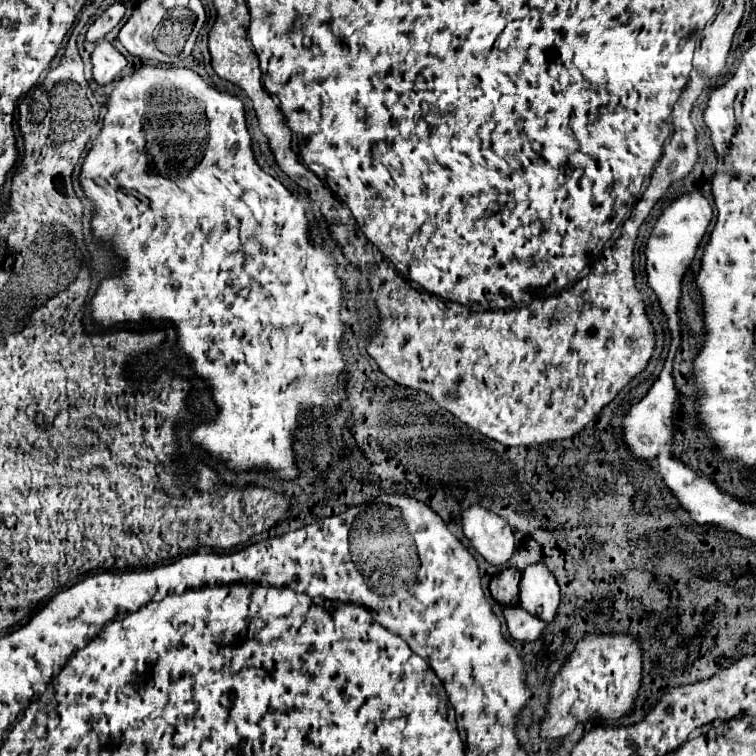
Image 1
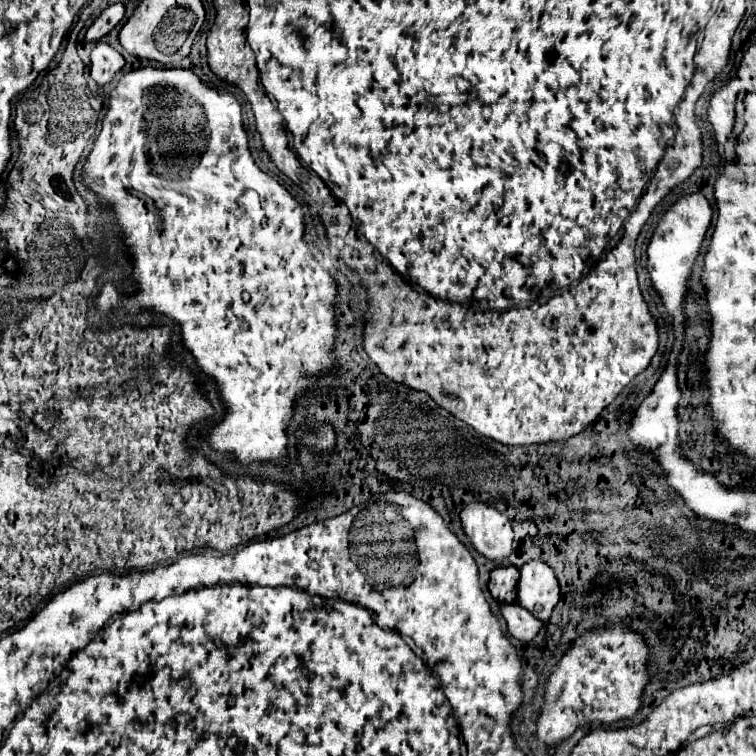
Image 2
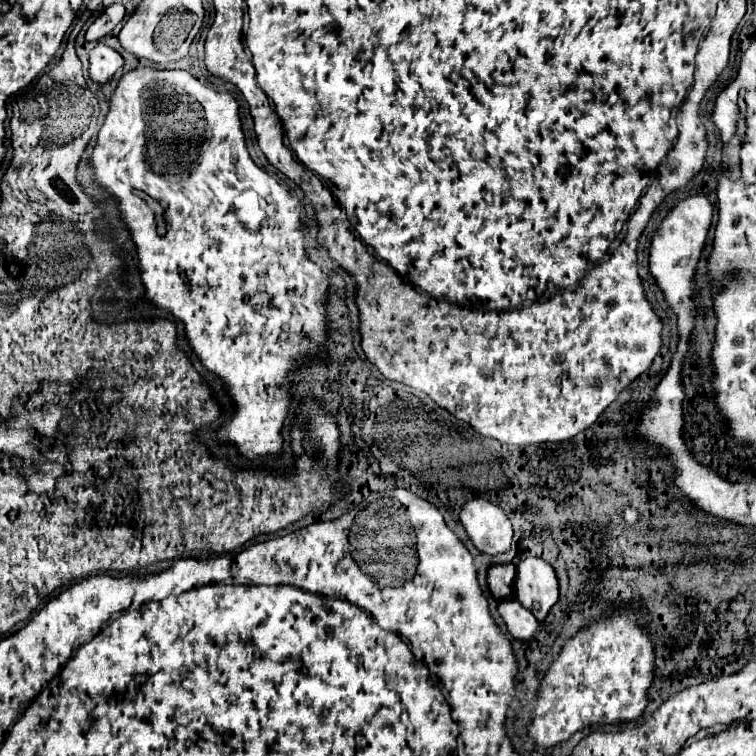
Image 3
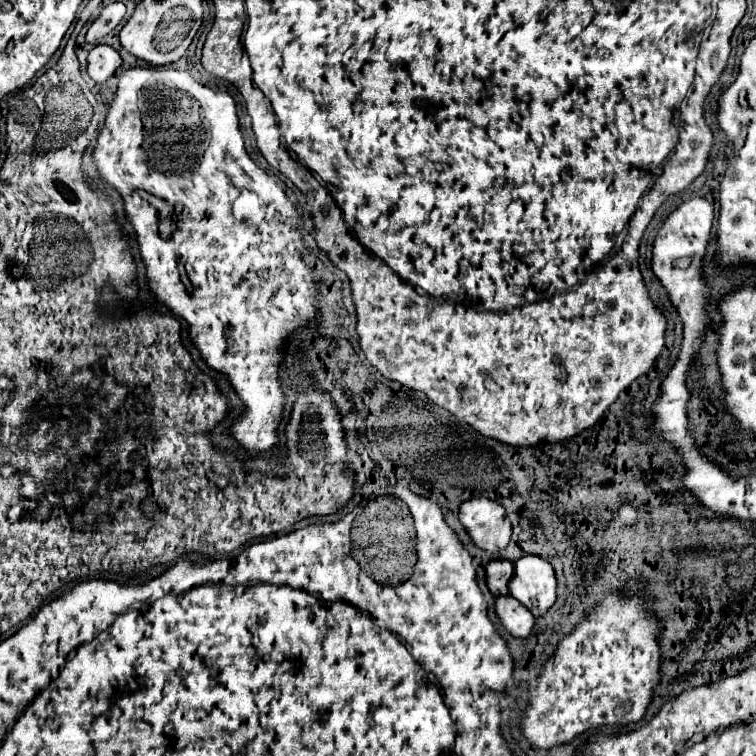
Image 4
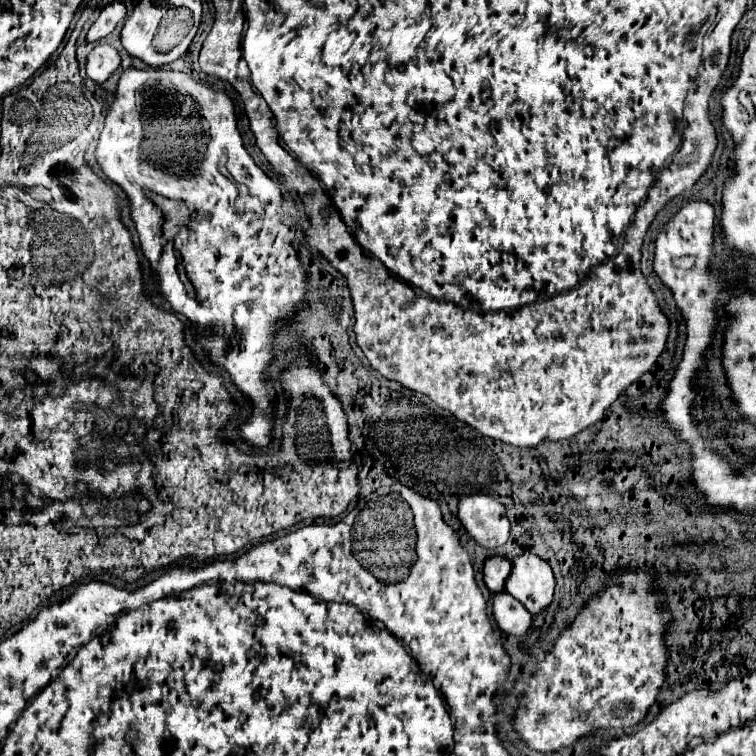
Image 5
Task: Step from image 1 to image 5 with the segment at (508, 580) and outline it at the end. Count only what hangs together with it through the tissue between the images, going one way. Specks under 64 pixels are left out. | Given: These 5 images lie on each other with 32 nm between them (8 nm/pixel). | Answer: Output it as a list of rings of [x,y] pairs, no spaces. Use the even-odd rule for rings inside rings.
[[[490,556],[484,560],[484,582],[490,588],[490,592],[502,592],[504,590],[504,582],[510,576],[512,564],[508,558],[504,556]]]

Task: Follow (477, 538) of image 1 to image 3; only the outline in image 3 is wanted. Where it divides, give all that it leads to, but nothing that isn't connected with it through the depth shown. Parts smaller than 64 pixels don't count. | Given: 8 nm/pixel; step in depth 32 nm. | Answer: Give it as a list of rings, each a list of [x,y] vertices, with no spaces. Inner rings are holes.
[[[486,498],[468,500],[460,510],[460,522],[480,552],[496,556],[510,548],[512,524],[498,504]]]

